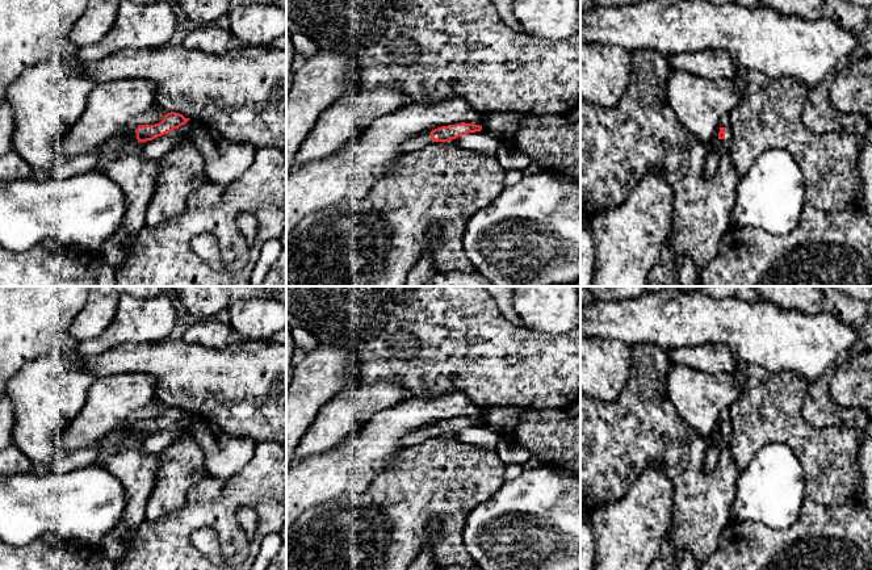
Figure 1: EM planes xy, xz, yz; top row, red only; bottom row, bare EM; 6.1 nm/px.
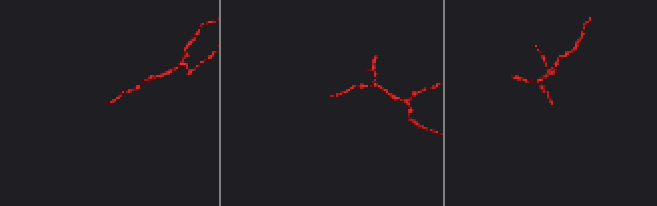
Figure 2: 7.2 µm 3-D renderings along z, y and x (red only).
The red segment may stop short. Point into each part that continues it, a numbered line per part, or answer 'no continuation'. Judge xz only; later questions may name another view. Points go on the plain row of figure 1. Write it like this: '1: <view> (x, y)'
1: xz (414, 438)

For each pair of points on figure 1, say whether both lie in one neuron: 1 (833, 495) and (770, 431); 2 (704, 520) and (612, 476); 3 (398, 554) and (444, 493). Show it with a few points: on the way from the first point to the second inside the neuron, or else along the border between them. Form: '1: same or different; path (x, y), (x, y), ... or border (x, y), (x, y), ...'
1: same; path (831, 476), (789, 434)
2: same; path (696, 491), (663, 456), (641, 456)
3: same; path (398, 539), (428, 508)

